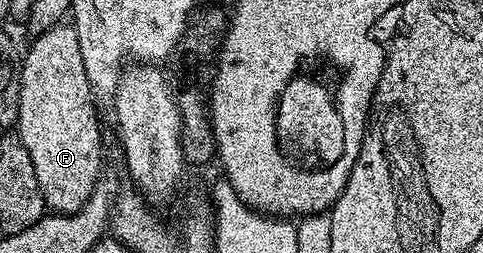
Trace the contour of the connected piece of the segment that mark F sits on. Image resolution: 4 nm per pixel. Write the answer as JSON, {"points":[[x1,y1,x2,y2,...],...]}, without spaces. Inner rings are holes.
{"points":[[59,23,50,29,37,34,33,38,34,42,30,45,30,50,25,50,22,58,22,74,20,75,20,115,18,116,18,124,16,132,23,141,24,147,31,157,32,167,36,171,36,180,39,184,40,195,43,197,45,208,50,213,79,213,84,207,84,203,88,203,88,199,92,195,92,191,100,183,98,177,102,173,102,135,98,131,98,115,94,111,95,94,92,92,88,83,88,75,84,71,84,59,80,59,80,39,76,35,73,24]]}

